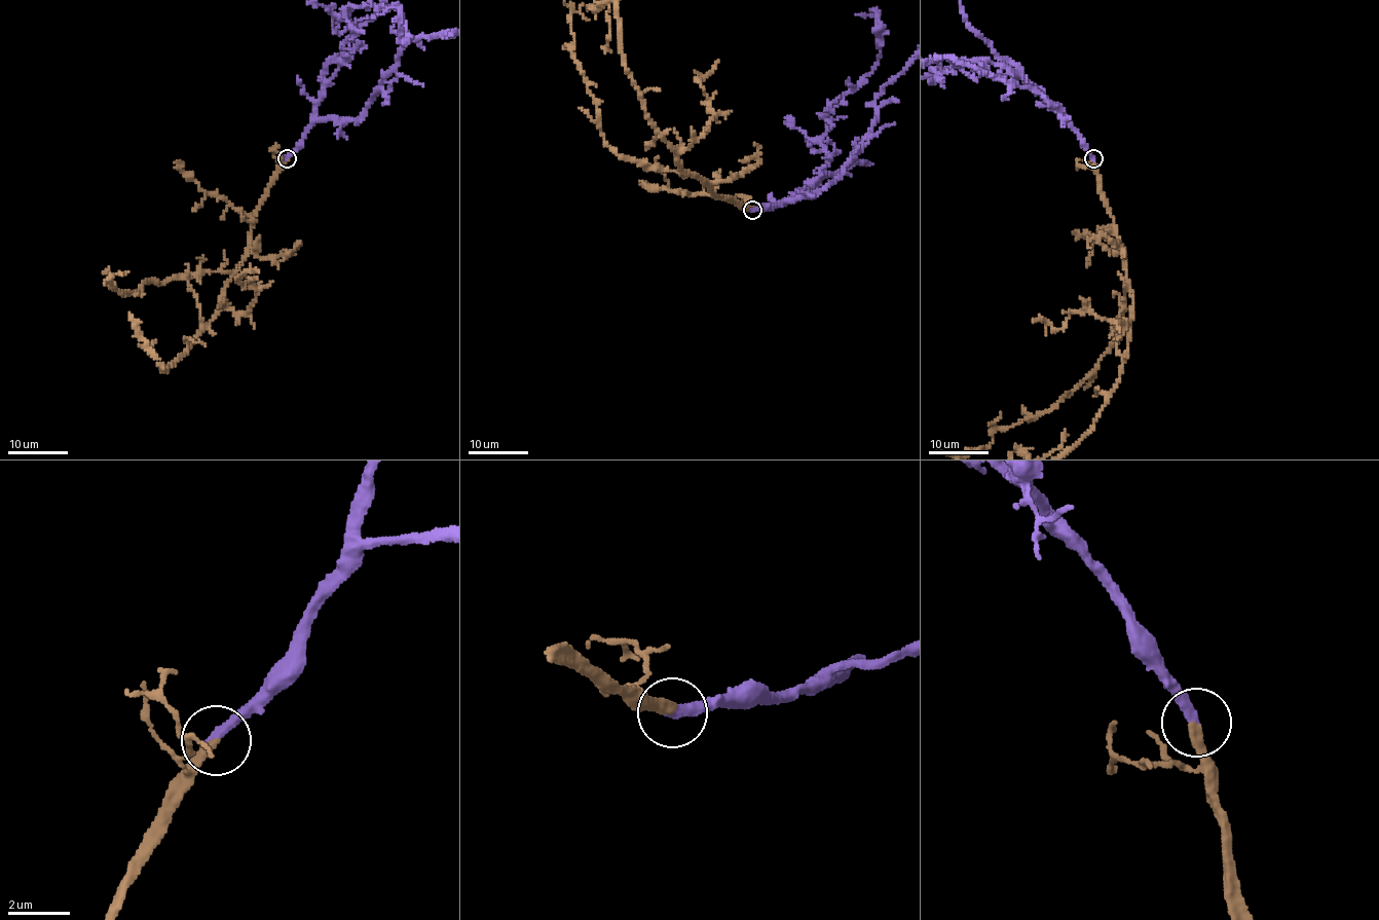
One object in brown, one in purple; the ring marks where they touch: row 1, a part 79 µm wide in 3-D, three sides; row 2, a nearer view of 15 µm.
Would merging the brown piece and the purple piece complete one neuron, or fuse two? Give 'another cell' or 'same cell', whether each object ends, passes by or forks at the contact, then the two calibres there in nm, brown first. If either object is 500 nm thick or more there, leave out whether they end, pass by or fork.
same cell | brown ends | purple ends | 300/360 nm

